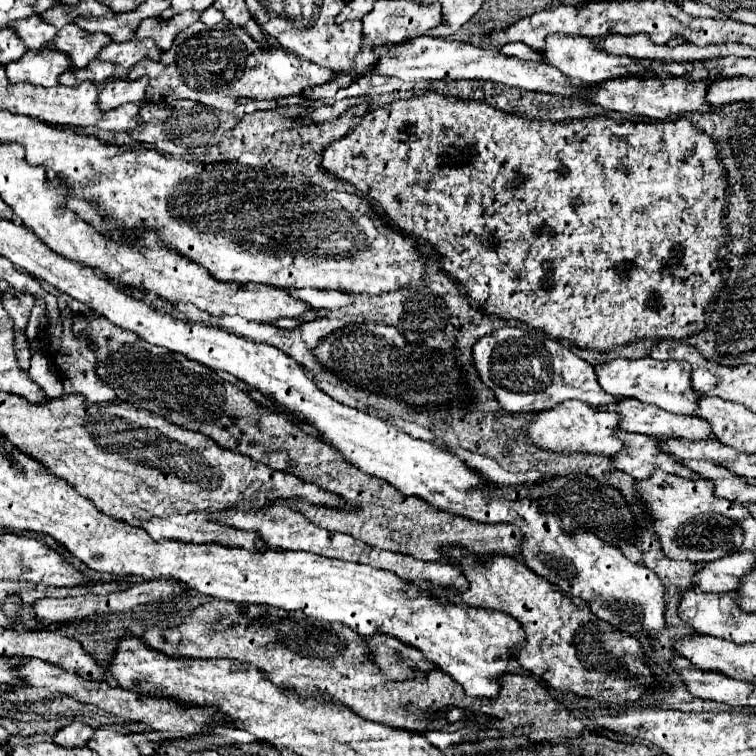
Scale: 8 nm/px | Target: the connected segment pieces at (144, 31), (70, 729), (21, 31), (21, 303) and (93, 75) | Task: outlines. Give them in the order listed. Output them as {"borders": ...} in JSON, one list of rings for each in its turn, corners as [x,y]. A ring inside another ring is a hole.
{"borders":[[[[179,14],[171,20],[159,20],[159,18],[147,18],[137,28],[137,38],[151,38],[161,50],[169,50],[173,44],[173,38],[187,26],[187,16]]],[[[73,722],[65,728],[61,728],[53,742],[59,744],[59,746],[65,746],[65,748],[87,748],[87,740],[91,738],[91,732],[89,732],[89,726],[83,724],[83,722]]],[[[37,14],[23,18],[21,22],[13,22],[13,28],[17,30],[17,34],[25,42],[25,46],[31,48],[31,50],[43,50],[43,46],[57,36],[55,26],[47,24]]],[[[7,290],[3,294],[3,302],[5,302],[5,310],[15,320],[15,330],[25,330],[27,322],[29,322],[31,308],[35,304],[35,298],[29,296],[29,294],[15,292],[15,290]]],[[[95,58],[93,62],[89,62],[85,68],[77,70],[77,72],[79,72],[81,78],[85,78],[85,80],[105,82],[105,80],[113,78],[113,74],[115,74],[115,64],[111,64],[111,62],[101,62],[101,60]]]]}

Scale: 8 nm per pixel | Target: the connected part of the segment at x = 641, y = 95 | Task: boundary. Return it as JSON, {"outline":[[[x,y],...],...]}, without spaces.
{"outline":[[[639,76],[633,78],[615,78],[609,82],[597,84],[597,94],[593,94],[593,102],[603,106],[605,110],[615,110],[621,114],[631,114],[631,116],[647,116],[647,118],[657,118],[657,120],[667,120],[673,116],[685,116],[689,112],[711,112],[719,114],[723,112],[723,106],[713,106],[707,102],[707,88],[703,82],[687,82],[683,78],[677,80],[667,80],[667,82],[657,82],[655,78],[641,80]]]}

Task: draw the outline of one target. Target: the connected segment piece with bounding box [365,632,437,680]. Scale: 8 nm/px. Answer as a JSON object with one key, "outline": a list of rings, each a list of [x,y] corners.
{"outline":[[[375,632],[373,636],[365,638],[365,642],[371,650],[373,664],[377,664],[381,674],[389,680],[405,680],[413,678],[417,672],[427,674],[431,670],[437,670],[437,666],[429,662],[421,650],[401,642],[395,636]]]}

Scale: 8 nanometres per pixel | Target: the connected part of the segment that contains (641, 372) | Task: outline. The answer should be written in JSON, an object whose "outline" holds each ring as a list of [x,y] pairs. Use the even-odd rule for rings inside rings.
{"outline":[[[611,360],[603,366],[597,366],[597,378],[607,394],[621,398],[637,398],[645,404],[655,404],[673,414],[695,414],[699,408],[699,400],[703,398],[699,392],[691,388],[691,366],[679,360]]]}

